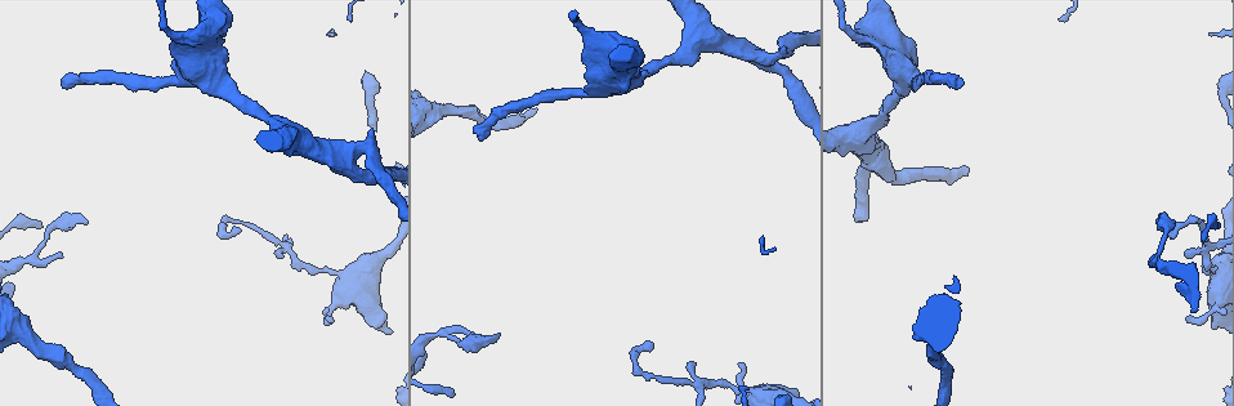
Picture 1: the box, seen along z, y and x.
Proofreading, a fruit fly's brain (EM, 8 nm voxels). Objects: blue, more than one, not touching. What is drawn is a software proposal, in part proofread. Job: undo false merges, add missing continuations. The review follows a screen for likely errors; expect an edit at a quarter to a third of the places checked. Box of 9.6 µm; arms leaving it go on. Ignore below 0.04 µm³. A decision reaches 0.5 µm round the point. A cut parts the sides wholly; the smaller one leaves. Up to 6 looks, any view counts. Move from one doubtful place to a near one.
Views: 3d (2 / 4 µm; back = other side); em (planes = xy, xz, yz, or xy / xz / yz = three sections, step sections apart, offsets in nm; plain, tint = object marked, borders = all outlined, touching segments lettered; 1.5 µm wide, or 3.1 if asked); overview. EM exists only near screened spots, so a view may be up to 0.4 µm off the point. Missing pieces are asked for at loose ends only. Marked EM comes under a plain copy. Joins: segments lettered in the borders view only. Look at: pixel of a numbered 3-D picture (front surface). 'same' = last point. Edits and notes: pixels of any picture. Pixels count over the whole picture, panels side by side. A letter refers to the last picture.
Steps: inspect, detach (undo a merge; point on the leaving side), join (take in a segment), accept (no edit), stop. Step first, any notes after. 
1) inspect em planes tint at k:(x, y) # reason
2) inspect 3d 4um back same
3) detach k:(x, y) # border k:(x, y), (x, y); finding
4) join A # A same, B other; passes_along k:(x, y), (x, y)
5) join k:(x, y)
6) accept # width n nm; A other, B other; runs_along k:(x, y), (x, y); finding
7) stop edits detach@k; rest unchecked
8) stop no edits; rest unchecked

inspect em xy step 4 borders at 1:(327, 320) # free end

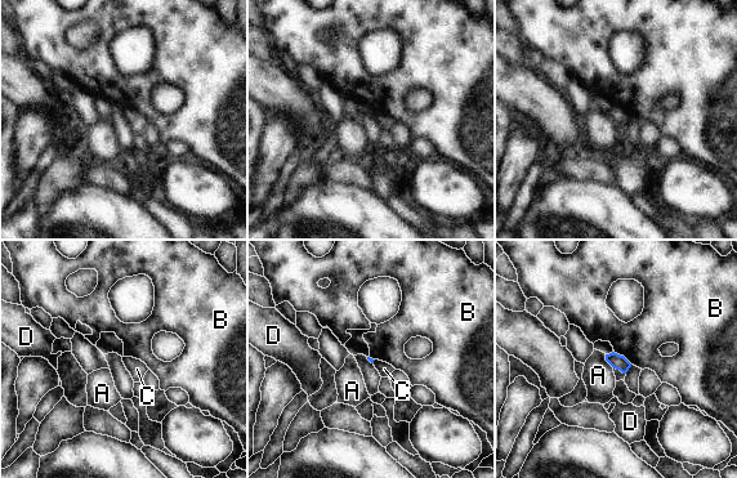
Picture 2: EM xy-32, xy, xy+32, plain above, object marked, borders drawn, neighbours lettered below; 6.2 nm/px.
inspect em planes borders same

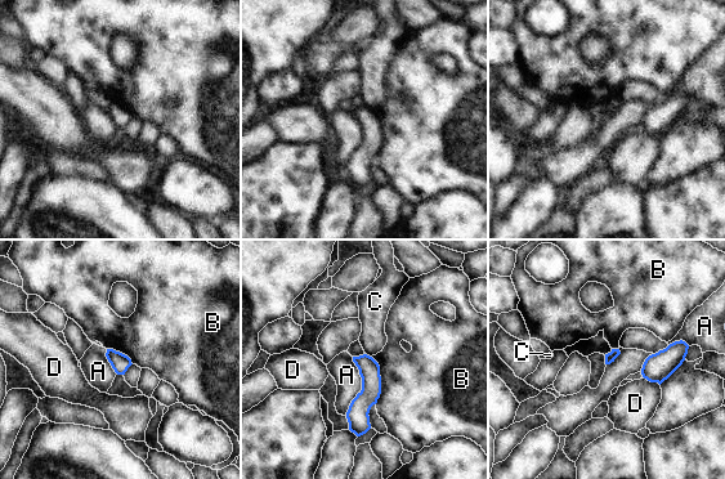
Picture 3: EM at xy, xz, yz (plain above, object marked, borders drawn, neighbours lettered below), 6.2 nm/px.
accept # A other, B other, C other, D other; border 3:(353, 357), (361, 390), (345, 415); no lettered segment goes on from it

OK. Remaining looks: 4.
inspect em planes borders at 1:(64, 86) # long arm stops here

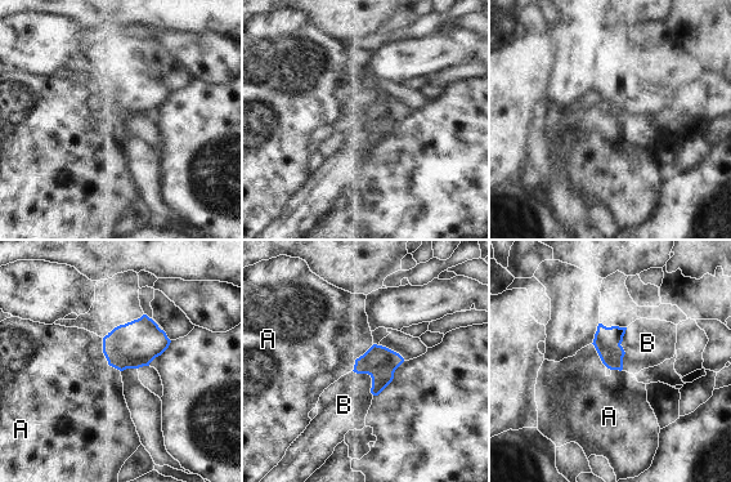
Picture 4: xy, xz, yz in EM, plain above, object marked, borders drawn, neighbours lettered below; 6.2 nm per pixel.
join B # A other, B same; it goes on there

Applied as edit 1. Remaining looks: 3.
inspect em yz step 8 borders at 1:(1155, 219) # branch stops here

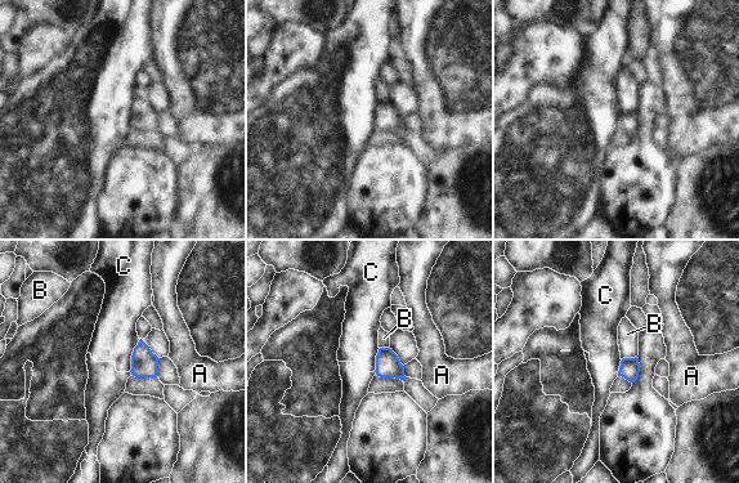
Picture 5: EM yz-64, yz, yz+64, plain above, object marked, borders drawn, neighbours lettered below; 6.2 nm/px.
accept # A other, B other, C other; border 5:(140, 339), (134, 348), (129, 370); no lettered segment goes on from it

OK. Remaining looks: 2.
stop edits join@4; rest unchecked

